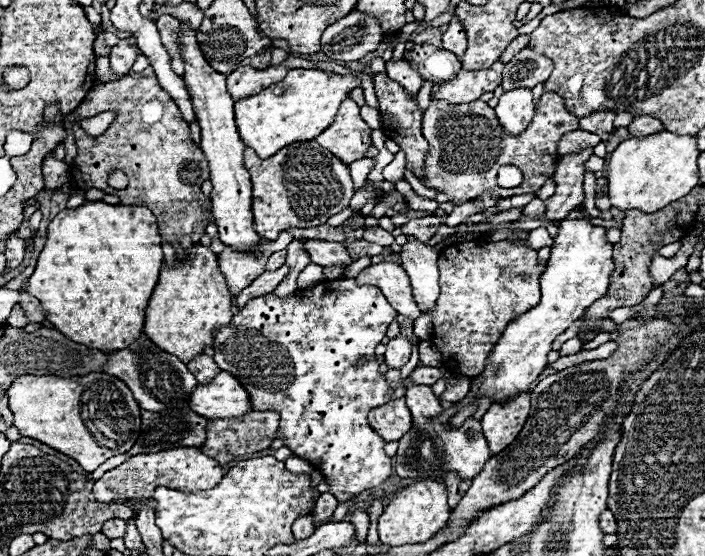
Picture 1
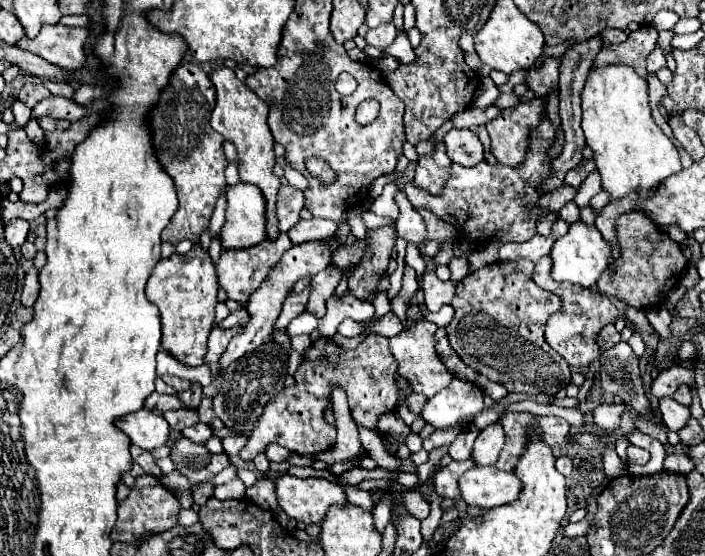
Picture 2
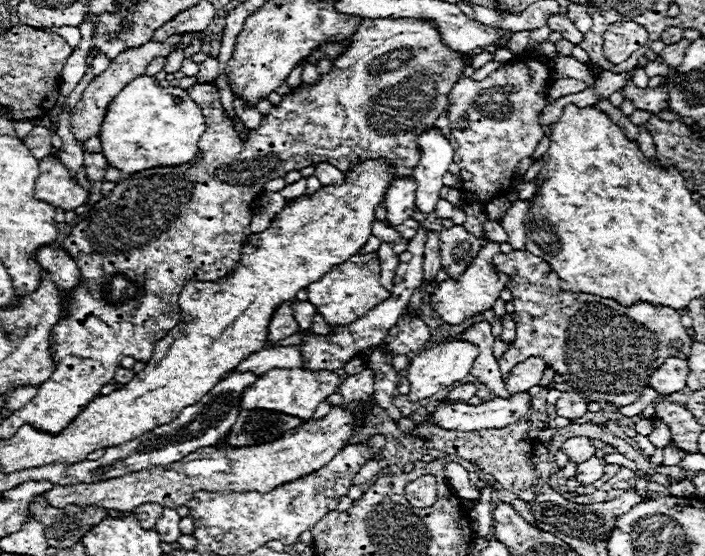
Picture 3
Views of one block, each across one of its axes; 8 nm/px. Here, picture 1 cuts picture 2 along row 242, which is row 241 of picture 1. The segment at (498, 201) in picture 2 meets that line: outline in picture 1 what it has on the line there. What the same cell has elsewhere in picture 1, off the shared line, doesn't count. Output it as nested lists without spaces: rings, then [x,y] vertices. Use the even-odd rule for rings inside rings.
[[[462,242],[448,246],[438,260],[440,298],[432,310],[432,344],[440,350],[444,364],[468,378],[478,376],[506,326],[540,302],[540,274],[546,266],[538,262],[538,250],[508,242]]]

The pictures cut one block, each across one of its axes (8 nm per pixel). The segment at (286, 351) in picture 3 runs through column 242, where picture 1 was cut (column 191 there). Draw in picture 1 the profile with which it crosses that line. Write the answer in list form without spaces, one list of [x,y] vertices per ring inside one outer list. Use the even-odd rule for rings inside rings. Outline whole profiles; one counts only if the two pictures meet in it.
[[[200,354],[192,362],[188,362],[188,370],[196,376],[198,382],[208,382],[208,380],[212,380],[212,376],[216,376],[220,372],[214,358],[208,354]]]

